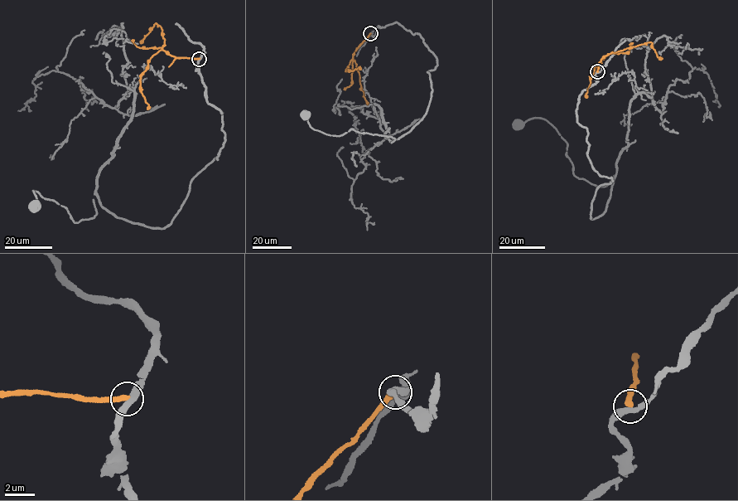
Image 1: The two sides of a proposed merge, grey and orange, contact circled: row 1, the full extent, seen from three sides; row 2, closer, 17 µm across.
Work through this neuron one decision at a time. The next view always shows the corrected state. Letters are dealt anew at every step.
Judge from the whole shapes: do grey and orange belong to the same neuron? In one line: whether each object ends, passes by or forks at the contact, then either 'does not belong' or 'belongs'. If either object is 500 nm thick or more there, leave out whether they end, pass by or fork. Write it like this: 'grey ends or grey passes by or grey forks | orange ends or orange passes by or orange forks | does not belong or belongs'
grey passes by | orange ends | does not belong

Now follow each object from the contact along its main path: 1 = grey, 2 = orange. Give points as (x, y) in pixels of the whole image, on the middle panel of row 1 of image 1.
1: (371, 34), (396, 22), (432, 52), (426, 114), (392, 143), (353, 129), (325, 133), (306, 114)
2: (371, 34), (354, 52), (352, 60), (356, 64), (368, 104)

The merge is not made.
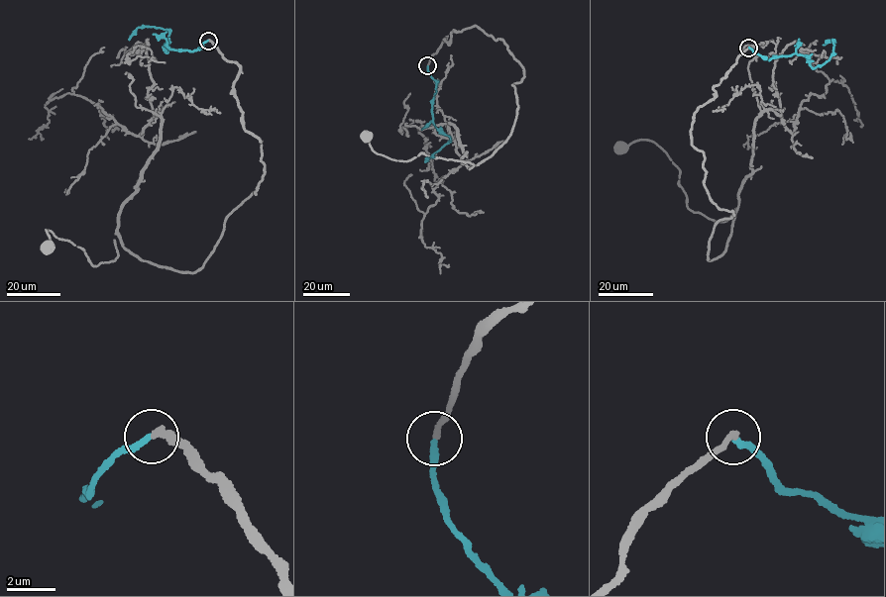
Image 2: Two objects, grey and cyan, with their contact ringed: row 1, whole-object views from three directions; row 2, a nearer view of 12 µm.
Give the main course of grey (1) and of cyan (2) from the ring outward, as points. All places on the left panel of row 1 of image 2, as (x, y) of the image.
1: (208, 41), (240, 68), (264, 174), (202, 267), (161, 266), (118, 237), (95, 265), (47, 230), (49, 247)
2: (208, 41), (190, 51), (173, 49), (165, 45), (166, 52), (169, 33), (153, 27), (139, 27), (129, 40)

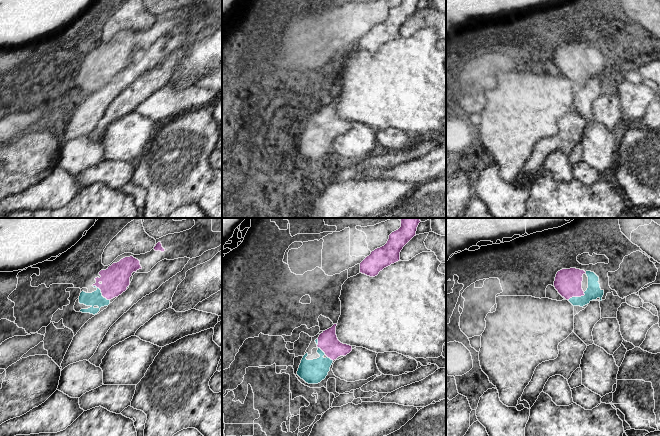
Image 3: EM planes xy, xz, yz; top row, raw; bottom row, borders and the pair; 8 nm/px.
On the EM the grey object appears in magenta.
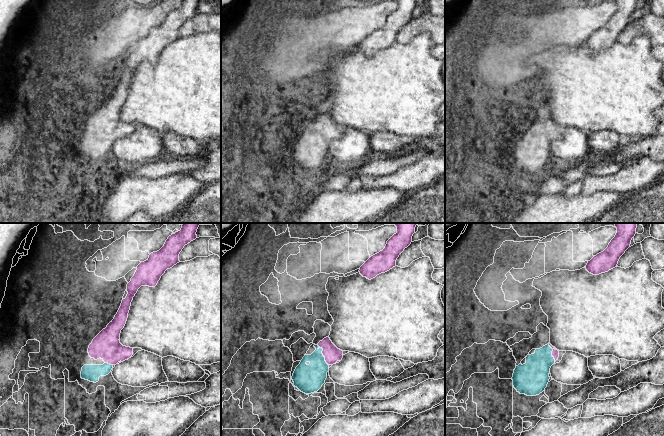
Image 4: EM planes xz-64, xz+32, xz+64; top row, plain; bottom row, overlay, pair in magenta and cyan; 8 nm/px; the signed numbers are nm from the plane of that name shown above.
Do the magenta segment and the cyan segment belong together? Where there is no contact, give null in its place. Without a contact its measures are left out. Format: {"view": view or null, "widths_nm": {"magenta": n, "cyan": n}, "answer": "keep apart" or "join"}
{"view": "xy", "widths_nm": {"magenta": 220, "cyan": 120}, "answer": "join"}

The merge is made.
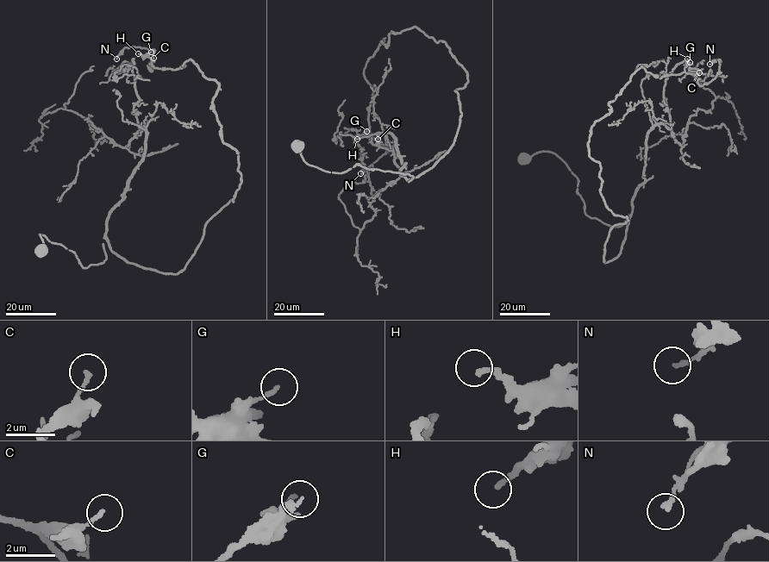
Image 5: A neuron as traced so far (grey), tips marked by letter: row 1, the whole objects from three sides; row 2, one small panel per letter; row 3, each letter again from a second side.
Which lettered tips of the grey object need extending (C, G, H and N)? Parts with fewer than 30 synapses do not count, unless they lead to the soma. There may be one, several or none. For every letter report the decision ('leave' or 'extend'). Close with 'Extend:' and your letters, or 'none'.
C: leave
G: leave
H: leave
N: leave
Extend: none

